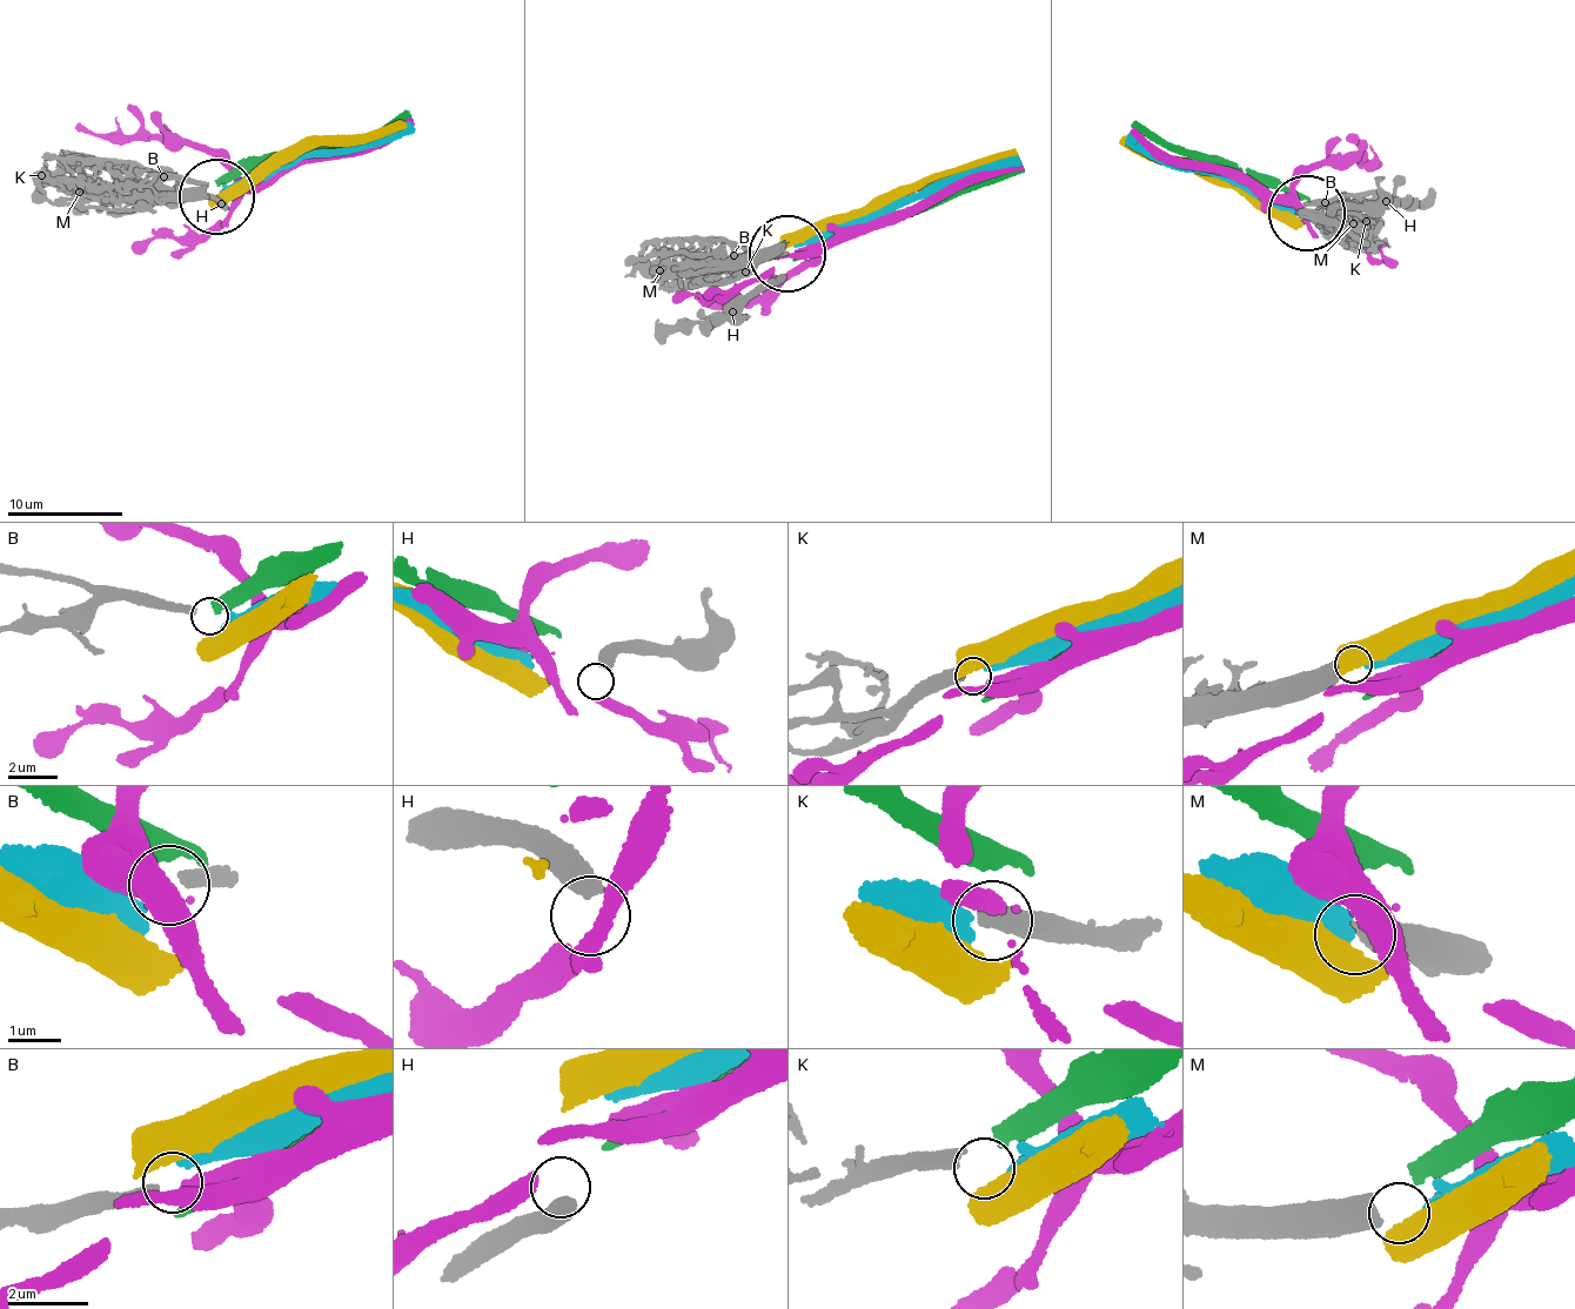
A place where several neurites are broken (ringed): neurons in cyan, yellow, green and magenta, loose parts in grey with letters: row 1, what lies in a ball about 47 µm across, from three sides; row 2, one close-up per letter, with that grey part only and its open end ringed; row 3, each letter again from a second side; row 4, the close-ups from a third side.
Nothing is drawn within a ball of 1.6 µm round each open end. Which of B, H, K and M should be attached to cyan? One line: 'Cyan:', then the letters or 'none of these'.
Cyan: K

